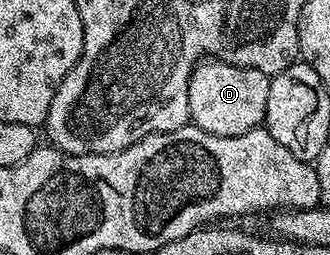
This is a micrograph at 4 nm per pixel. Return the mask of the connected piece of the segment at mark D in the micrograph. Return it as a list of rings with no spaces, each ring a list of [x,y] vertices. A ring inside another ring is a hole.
[[[202,60],[189,81],[189,116],[192,125],[215,136],[238,138],[258,129],[265,121],[270,75],[246,66]]]

